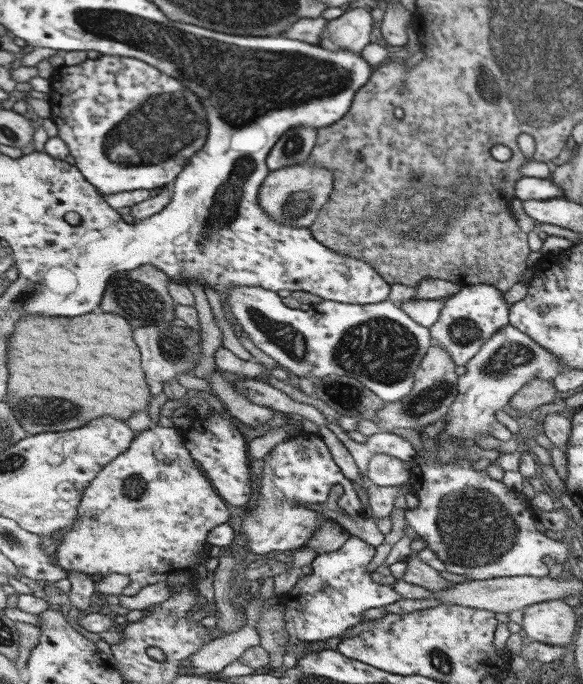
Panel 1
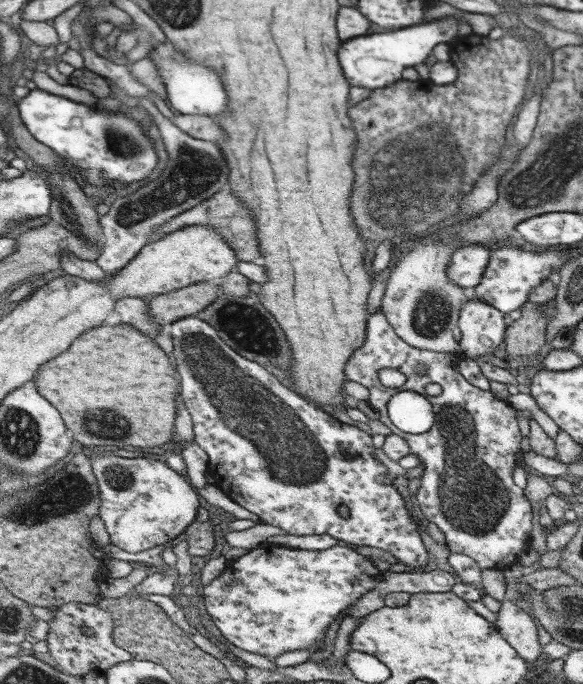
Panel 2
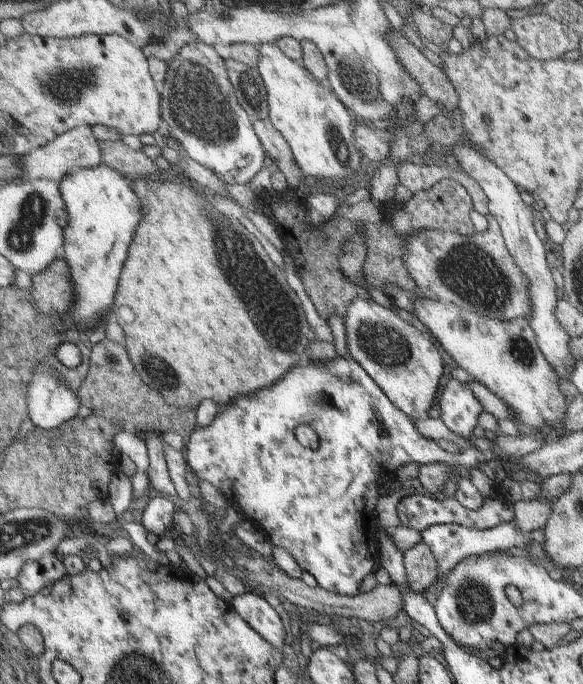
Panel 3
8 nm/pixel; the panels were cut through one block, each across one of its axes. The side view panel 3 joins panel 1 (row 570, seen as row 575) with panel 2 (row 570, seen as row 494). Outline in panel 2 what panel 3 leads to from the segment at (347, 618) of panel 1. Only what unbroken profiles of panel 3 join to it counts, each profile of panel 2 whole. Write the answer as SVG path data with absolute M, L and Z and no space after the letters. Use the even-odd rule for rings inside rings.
M264 541L257 549L248 552L248 554L236 561L229 562L222 576L216 578L216 580L211 582L208 586L203 587L202 598L204 598L204 602L208 605L208 614L210 614L213 623L220 630L223 637L228 639L231 644L244 648L244 650L248 650L248 652L255 652L256 654L274 659L277 656L282 656L284 652L294 652L294 650L304 650L304 648L308 650L308 648L312 648L312 646L318 646L320 640L324 638L326 628L336 620L336 616L338 616L340 612L344 612L346 608L350 608L356 600L360 599L360 596L362 596L364 592L370 592L376 582L383 580L383 573L384 572L380 572L380 570L372 564L371 560L364 558L364 564L362 564L362 556L343 543L332 546L332 548L328 548L327 550L292 550L290 547L282 547L276 545L276 543Z

